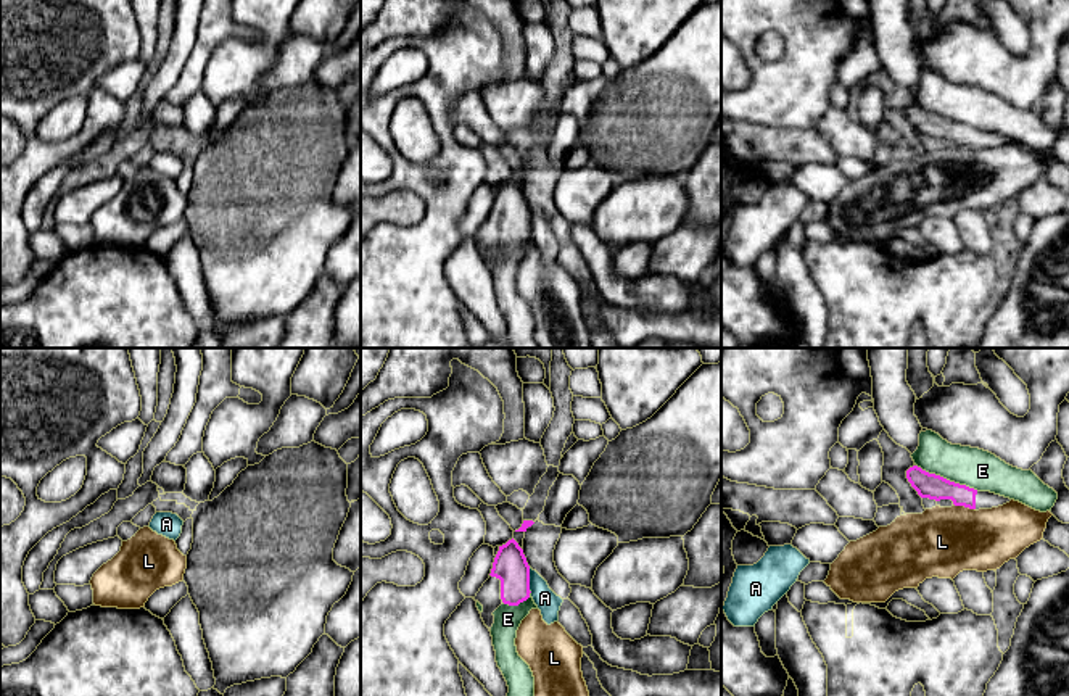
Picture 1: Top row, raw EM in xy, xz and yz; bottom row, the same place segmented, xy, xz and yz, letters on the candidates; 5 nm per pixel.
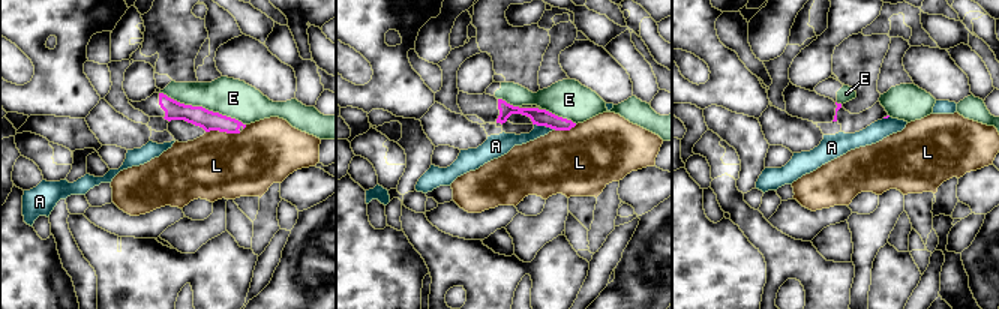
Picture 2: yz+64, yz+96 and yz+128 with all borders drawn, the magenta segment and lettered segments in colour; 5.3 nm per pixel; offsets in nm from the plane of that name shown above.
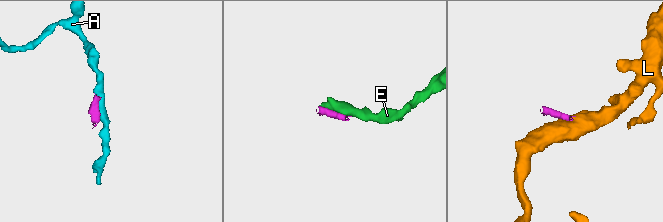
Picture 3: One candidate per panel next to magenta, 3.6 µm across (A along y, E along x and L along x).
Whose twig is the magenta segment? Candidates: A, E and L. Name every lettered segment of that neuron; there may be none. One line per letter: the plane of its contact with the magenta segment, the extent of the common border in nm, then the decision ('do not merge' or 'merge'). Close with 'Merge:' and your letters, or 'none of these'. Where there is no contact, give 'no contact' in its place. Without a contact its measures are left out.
A: contact in xz; length 130 nm; do not merge
E: contact in yz; length 340 nm; do not merge
L: contact in yz; length 110 nm; do not merge
Merge: none of these

